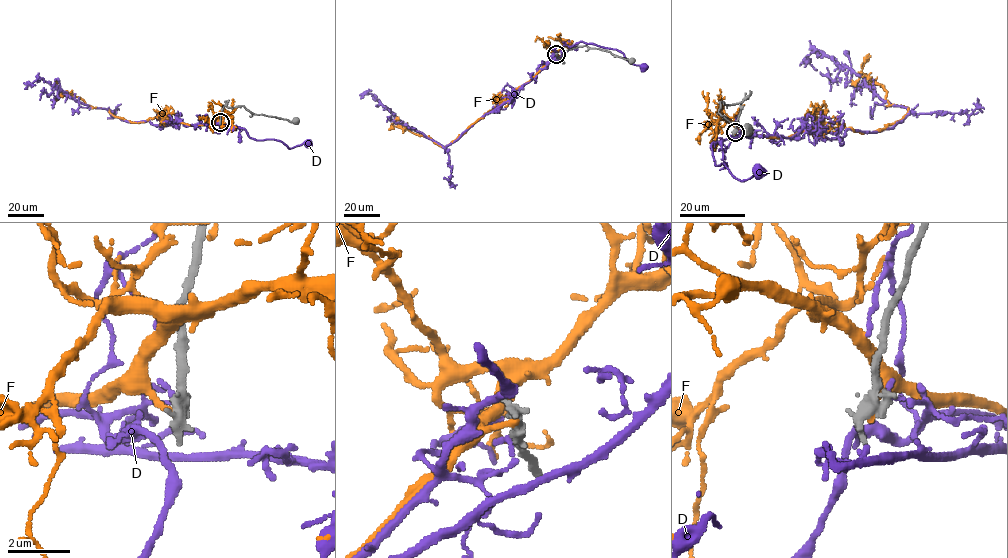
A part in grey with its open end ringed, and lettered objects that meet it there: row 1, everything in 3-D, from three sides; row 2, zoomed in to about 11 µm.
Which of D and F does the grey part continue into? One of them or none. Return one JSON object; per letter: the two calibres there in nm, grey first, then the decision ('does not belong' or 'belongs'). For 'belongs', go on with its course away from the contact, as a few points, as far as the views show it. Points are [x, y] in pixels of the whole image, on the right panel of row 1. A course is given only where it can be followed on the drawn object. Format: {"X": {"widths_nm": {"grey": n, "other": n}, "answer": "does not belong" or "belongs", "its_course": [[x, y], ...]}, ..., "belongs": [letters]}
{"D": {"widths_nm": {"grey": 320, "other": 200}, "answer": "does not belong"}, "F": {"widths_nm": {"grey": 500, "other": 200}, "answer": "does not belong"}, "belongs": []}

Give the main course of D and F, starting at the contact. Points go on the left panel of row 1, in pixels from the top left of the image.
D: (220, 121), (209, 123), (243, 128), (250, 137), (280, 141), (289, 148), (308, 144)
F: (220, 122), (188, 125), (165, 116), (133, 122), (58, 90), (56, 80)

